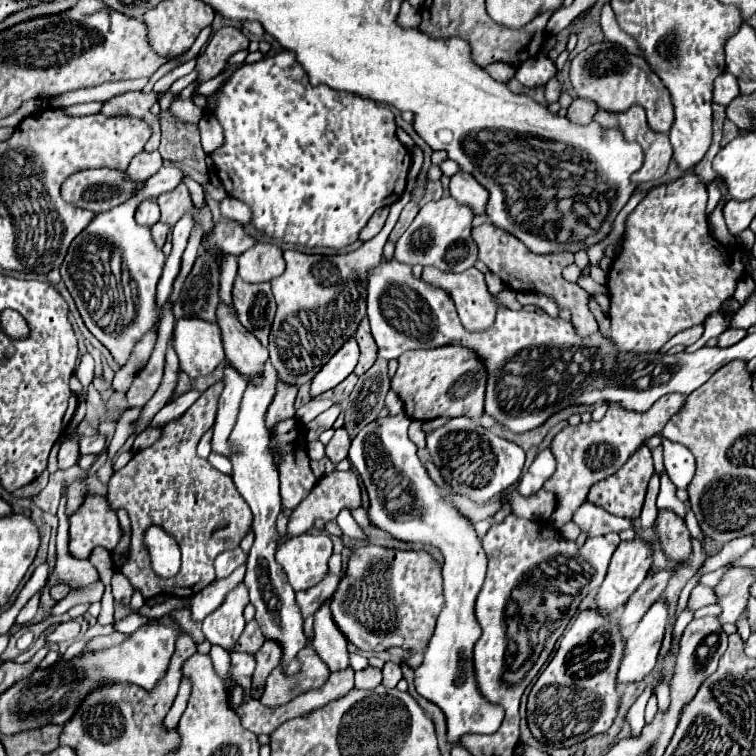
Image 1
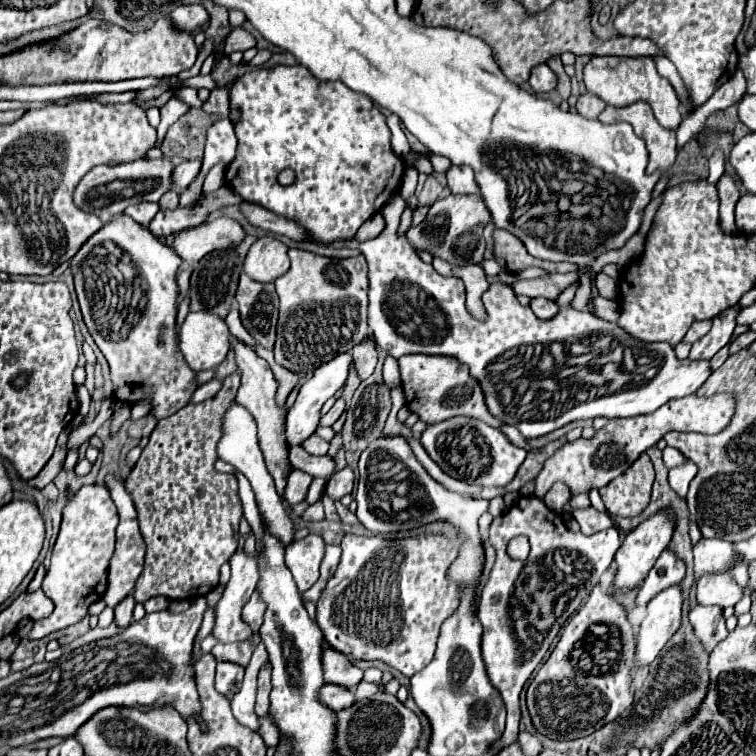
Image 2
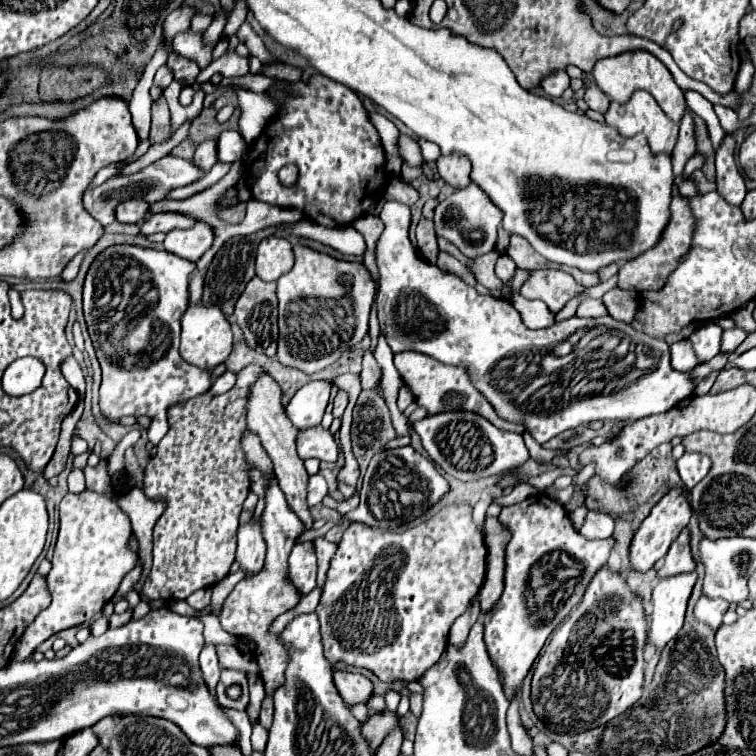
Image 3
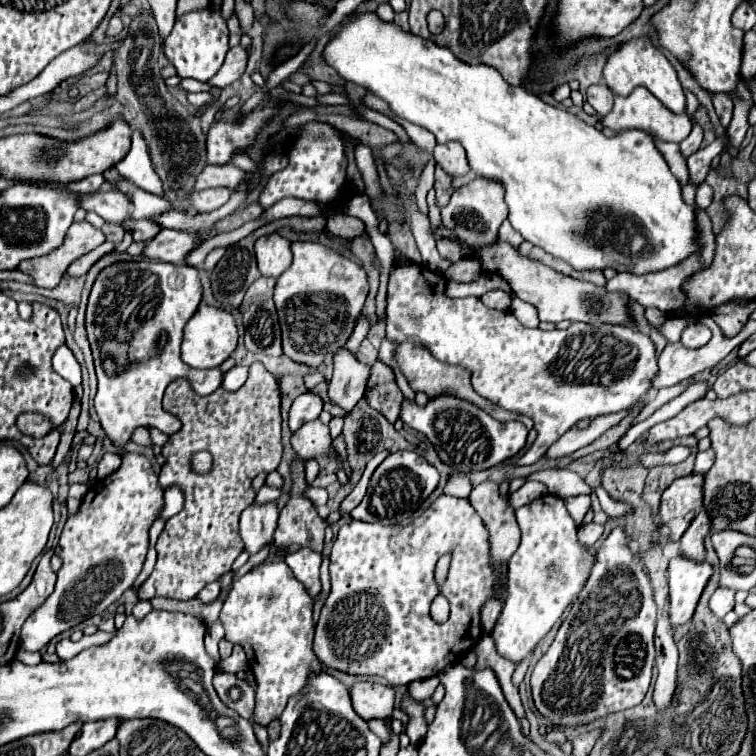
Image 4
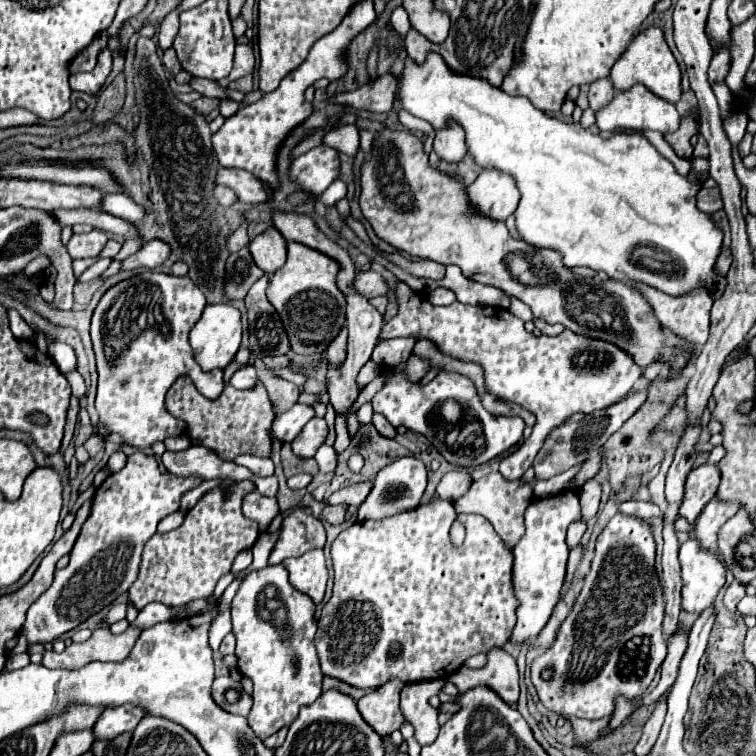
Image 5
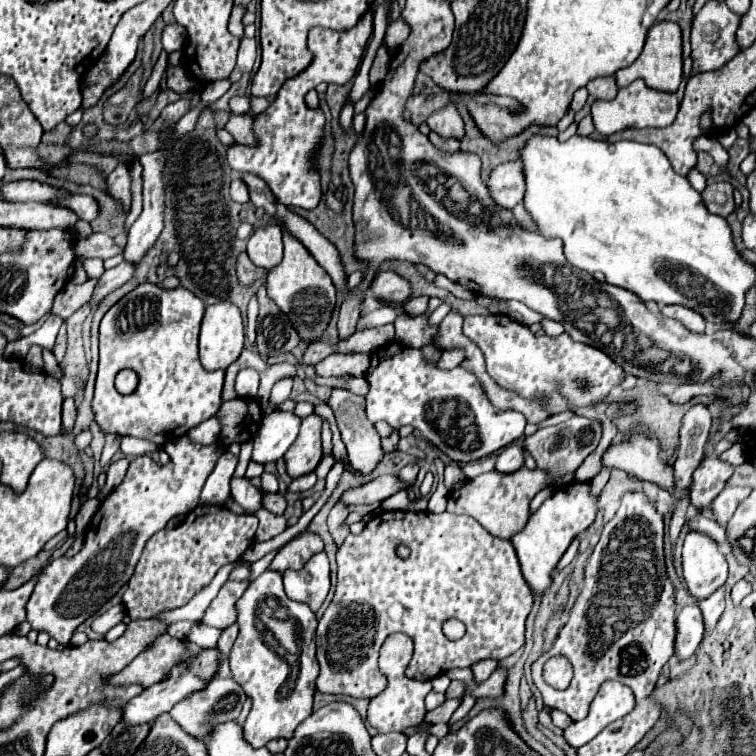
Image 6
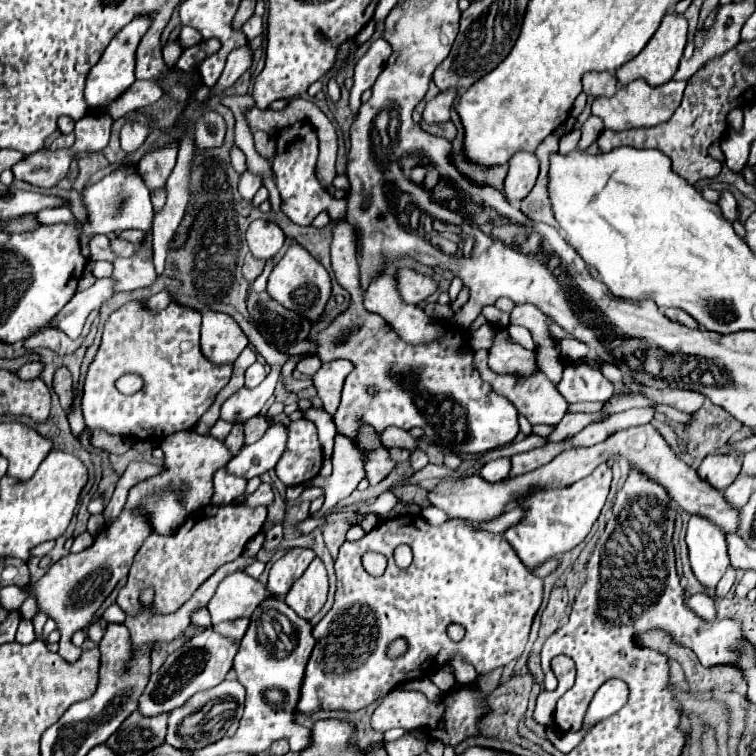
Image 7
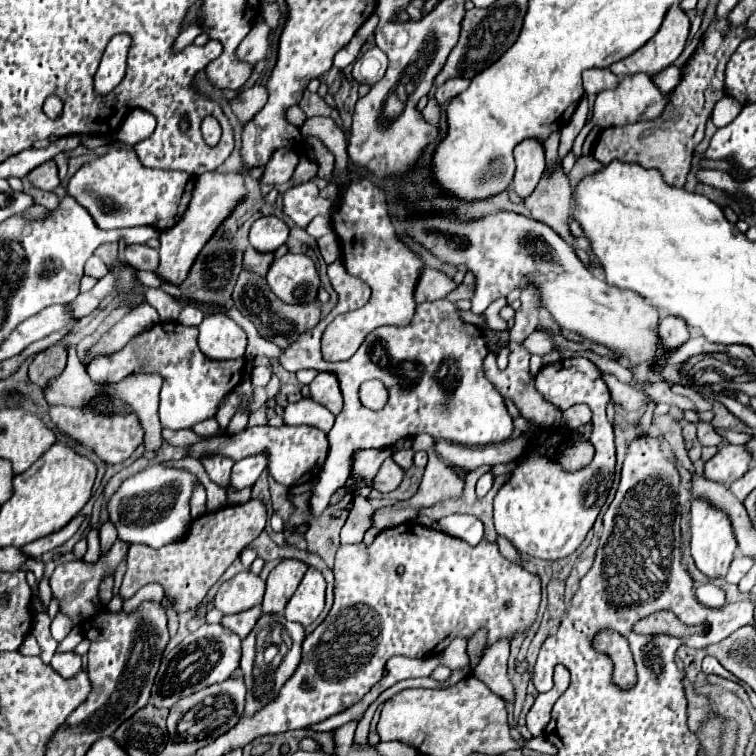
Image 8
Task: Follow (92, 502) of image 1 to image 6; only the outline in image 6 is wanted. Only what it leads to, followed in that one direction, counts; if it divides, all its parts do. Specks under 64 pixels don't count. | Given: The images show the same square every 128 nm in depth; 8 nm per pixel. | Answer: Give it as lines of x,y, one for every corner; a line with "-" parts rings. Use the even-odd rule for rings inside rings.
182,436
178,440
172,440
170,444
164,444
164,450
170,454
170,462
166,466
158,466
150,456
134,458
130,462
130,468
128,468
124,480
118,484
118,488
114,488
102,500
98,512
90,520
88,530
84,534
82,550
72,558
54,560
40,574
40,580
38,580
38,584
34,588
34,594
30,596
30,600
26,604
28,622
30,622
32,630
44,630
44,632
50,634
50,638
58,640
60,644
68,644
74,630
86,618
96,614
124,584
128,584
128,580
134,574
134,568
136,568
136,564
140,560
140,554
142,554
144,544
148,542
148,538
152,534
160,532
170,518
188,514
190,510
194,510
198,506
200,490
202,490
208,474
214,468
214,460
218,460
218,456
222,456
224,450
220,450
218,444
212,444
212,446
194,444
186,436

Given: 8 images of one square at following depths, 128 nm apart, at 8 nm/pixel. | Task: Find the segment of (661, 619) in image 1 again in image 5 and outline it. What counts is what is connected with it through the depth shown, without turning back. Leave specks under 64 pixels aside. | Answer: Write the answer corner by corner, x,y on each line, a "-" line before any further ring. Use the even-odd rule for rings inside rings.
694,538
680,546
678,558
682,568
682,610
700,614
724,586
726,568
716,554
698,548

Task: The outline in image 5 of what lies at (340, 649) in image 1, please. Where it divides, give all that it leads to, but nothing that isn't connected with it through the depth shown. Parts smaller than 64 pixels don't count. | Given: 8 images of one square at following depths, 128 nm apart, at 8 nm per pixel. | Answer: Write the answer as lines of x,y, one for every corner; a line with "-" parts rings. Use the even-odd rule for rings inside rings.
390,680
384,686
368,692
358,700
358,710
362,718
380,734
390,734
400,728
404,722
404,716
400,712
400,690
402,690
400,680

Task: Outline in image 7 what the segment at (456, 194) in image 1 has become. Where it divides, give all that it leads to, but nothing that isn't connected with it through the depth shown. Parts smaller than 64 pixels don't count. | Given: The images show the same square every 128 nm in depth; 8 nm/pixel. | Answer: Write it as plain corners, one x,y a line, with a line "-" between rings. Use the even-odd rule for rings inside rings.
450,90
450,92
440,92
436,98
432,98
424,112
422,112
422,118
428,122
428,124
444,124
444,122
450,122
450,112
452,112
452,102
456,98
456,92

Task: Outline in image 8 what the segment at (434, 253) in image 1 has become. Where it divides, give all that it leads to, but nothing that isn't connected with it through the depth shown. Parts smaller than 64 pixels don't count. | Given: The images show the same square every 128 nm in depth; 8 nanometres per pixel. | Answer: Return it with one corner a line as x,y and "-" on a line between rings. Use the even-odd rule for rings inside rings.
524,140
514,148
514,158
516,158
516,174
512,180
512,190
520,198
526,198
532,194
546,168
544,148
536,140

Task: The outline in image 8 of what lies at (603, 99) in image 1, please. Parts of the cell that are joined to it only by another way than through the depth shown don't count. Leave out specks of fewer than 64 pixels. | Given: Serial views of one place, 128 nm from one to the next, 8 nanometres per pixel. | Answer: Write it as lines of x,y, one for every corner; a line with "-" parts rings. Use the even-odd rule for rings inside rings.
672,6
666,12
666,18
656,32
654,38
650,38
638,52
632,56
616,62
610,66
610,70
616,76
632,76
632,74
648,74
656,76
658,72
666,70
684,50
686,38
690,32
690,20
680,10
680,6

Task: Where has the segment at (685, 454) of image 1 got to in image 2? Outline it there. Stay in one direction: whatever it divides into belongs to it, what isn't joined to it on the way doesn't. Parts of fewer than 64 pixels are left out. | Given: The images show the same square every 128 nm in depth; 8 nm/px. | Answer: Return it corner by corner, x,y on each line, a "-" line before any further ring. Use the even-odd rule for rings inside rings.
666,446
666,448
662,450
662,456
664,456
666,468
678,468
678,466
682,466
682,464
688,462
688,458
686,458
684,454
680,454
680,450
670,448
670,446

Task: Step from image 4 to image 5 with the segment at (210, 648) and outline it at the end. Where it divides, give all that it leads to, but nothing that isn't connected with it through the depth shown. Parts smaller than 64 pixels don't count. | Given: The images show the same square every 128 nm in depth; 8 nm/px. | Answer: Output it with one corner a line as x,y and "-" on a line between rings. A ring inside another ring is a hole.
236,578
228,588
226,588
226,592
222,594
222,602
220,602
220,612
218,612
218,616
214,618
214,622
212,623
209,632
208,632
208,640
210,646
212,646
212,650
214,652
218,652
218,646
220,646
223,638
231,632
232,623
231,623
231,602
232,598
234,598
234,594
236,594
236,590
238,590
238,584
242,582
242,578

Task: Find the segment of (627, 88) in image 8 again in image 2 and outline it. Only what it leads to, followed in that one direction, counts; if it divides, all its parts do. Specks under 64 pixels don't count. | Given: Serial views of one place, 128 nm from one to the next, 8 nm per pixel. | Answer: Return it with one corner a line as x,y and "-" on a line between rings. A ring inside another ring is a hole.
636,102
626,108
614,108
606,106
602,114
598,116
600,122
610,124
610,122
628,122
634,128
634,134
640,136
650,152
650,162
646,172
662,172
666,174
674,160
676,160
676,134
674,130
662,128
650,110
646,102

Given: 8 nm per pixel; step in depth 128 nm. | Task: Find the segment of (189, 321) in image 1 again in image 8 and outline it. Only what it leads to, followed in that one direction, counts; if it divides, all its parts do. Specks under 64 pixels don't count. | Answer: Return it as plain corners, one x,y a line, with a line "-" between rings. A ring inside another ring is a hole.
212,314
202,320
198,348
212,360
242,358
246,350
246,332
228,316

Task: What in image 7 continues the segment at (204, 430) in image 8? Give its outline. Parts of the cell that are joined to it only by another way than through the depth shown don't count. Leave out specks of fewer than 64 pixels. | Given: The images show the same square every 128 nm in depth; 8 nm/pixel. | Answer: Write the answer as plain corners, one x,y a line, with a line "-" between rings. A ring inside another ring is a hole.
218,420
218,422
212,426
210,434
212,434
214,438
218,438
218,440
224,440
224,438
228,436
228,432
232,430
232,426
234,426
234,422
224,422
224,420

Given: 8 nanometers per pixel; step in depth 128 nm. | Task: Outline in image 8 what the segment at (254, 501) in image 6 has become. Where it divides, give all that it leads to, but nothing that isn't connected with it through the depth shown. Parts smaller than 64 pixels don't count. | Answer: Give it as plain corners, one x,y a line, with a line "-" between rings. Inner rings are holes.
210,456
210,458
202,460
202,464
212,482
216,482
224,490
230,486
230,470
234,466
234,460
224,458
224,456

